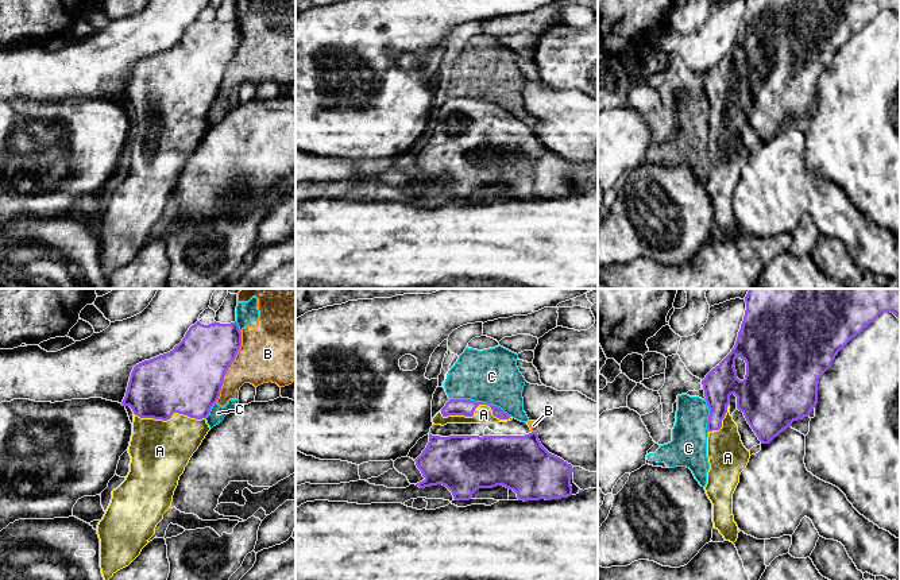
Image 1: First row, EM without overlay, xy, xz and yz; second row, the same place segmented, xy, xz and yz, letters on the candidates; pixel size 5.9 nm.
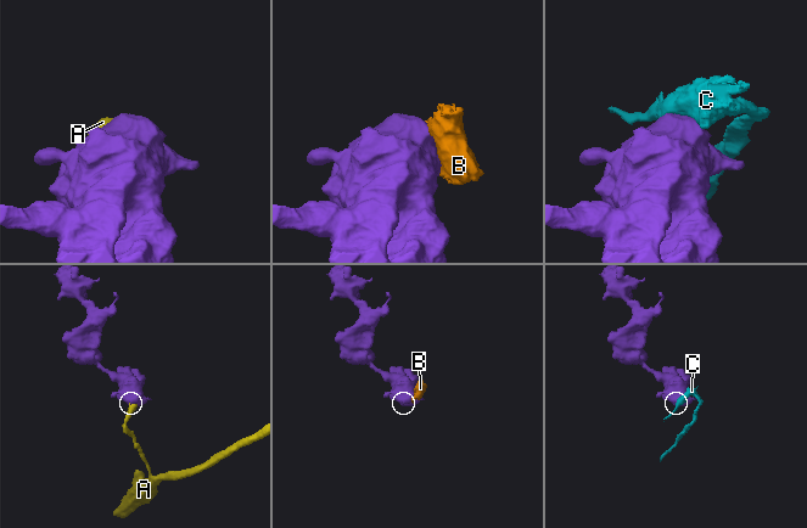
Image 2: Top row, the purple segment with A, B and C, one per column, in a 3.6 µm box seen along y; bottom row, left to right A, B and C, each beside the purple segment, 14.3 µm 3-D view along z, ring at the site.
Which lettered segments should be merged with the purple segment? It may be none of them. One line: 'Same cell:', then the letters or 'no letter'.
Same cell: A

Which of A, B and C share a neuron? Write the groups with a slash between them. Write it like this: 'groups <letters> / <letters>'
groups A / B C

